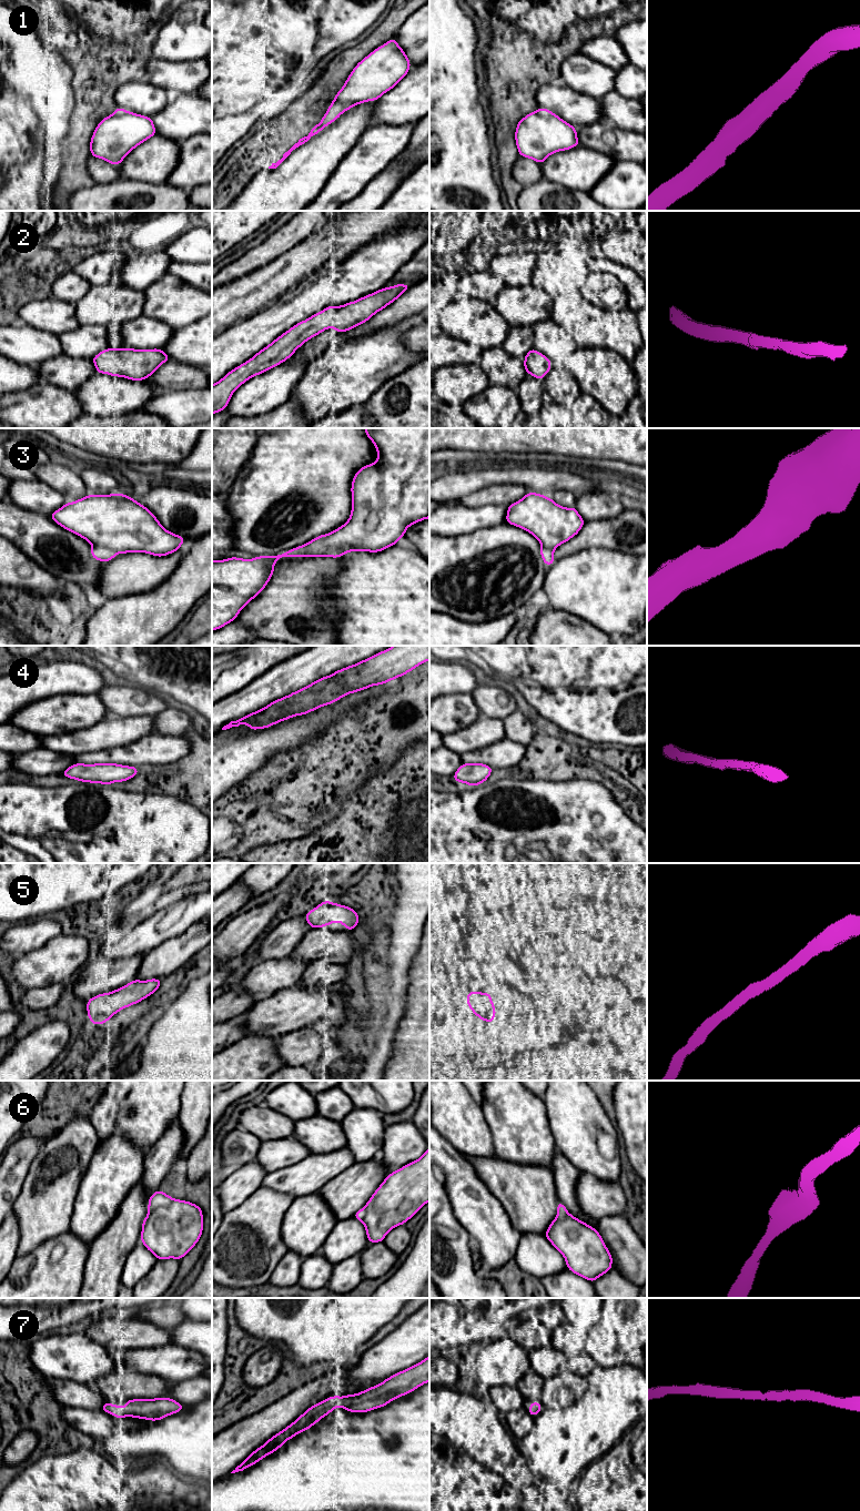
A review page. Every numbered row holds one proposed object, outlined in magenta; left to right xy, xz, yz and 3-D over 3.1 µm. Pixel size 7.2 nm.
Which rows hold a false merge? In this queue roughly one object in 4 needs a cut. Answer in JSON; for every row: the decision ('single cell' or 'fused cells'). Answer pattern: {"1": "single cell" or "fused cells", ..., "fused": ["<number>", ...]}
{"1": "single cell", "2": "single cell", "3": "single cell", "4": "single cell", "5": "single cell", "6": "single cell", "7": "single cell", "fused": []}

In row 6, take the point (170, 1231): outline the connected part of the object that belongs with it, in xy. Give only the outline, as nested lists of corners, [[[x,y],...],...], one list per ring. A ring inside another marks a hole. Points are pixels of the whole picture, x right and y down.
[[[158,1189],[149,1197],[148,1216],[141,1226],[140,1240],[158,1260],[181,1260],[202,1236],[202,1208]]]

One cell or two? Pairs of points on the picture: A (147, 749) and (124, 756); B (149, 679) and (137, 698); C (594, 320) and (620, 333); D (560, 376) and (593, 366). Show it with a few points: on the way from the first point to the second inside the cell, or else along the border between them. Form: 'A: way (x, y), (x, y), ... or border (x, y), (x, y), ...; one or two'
A: way (141, 753), (130, 754); one
B: border (141, 688), (159, 697); two
C: way (600, 326), (614, 330); one
D: border (562, 367), (574, 379), (579, 392); two

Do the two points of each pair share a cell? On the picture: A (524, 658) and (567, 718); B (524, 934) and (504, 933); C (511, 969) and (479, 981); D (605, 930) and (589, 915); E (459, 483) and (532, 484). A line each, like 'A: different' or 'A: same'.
A: same
B: same
C: different
D: same
E: same

